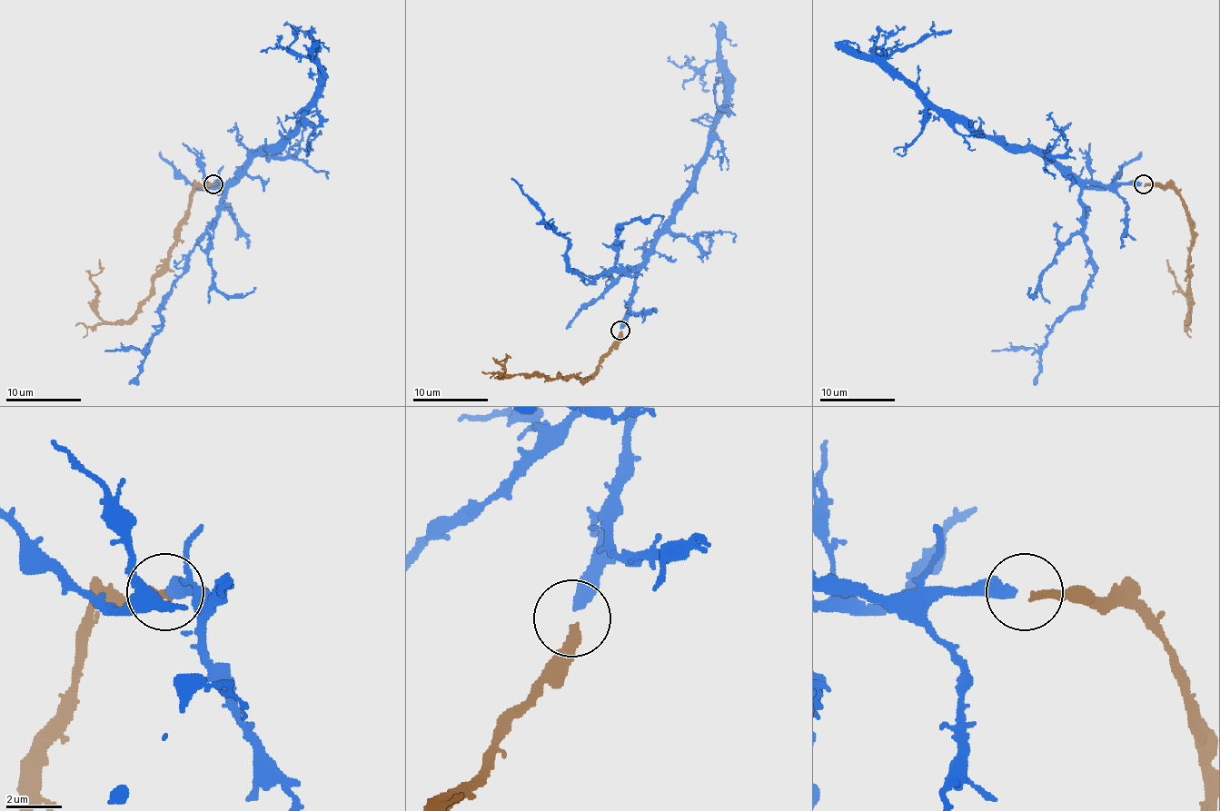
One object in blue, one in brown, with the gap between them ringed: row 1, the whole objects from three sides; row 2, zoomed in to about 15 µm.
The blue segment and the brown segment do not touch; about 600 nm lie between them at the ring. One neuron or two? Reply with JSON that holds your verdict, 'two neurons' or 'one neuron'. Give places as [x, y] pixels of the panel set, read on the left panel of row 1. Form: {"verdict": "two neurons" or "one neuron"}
{"verdict": "one neuron"}

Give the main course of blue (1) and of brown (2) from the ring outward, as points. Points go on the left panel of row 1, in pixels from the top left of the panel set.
1: (213, 183), (228, 183), (262, 150), (286, 137), (316, 95), (318, 45), (284, 23)
2: (213, 183), (193, 190), (168, 264), (127, 321), (106, 322), (97, 311), (91, 277), (99, 259)

